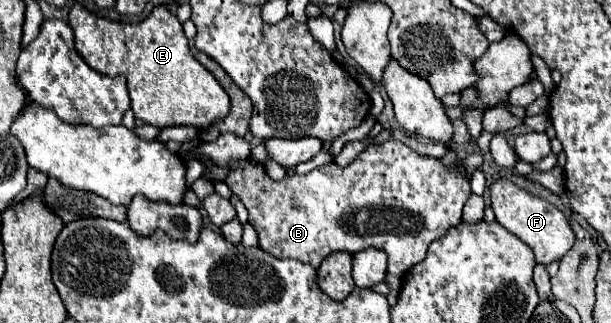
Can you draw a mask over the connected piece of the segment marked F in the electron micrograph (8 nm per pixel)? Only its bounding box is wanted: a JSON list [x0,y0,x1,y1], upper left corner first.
[491,179,575,265]

